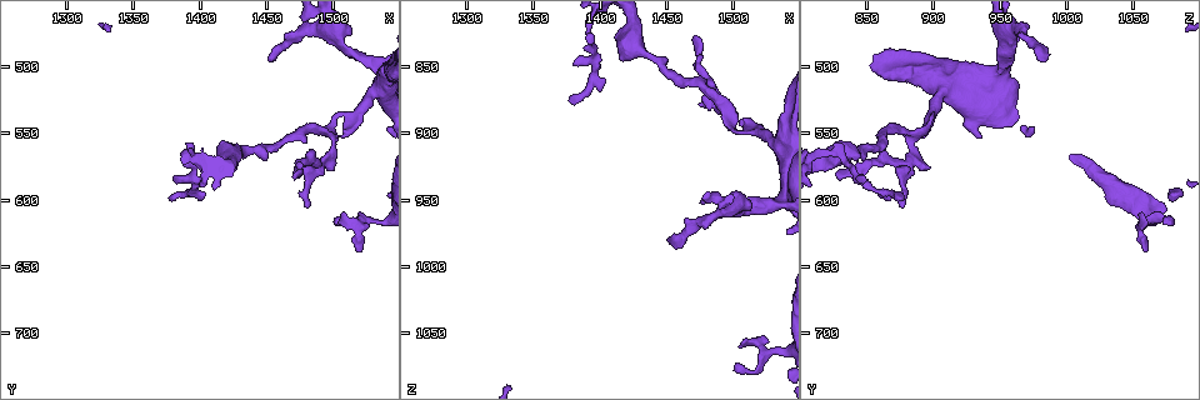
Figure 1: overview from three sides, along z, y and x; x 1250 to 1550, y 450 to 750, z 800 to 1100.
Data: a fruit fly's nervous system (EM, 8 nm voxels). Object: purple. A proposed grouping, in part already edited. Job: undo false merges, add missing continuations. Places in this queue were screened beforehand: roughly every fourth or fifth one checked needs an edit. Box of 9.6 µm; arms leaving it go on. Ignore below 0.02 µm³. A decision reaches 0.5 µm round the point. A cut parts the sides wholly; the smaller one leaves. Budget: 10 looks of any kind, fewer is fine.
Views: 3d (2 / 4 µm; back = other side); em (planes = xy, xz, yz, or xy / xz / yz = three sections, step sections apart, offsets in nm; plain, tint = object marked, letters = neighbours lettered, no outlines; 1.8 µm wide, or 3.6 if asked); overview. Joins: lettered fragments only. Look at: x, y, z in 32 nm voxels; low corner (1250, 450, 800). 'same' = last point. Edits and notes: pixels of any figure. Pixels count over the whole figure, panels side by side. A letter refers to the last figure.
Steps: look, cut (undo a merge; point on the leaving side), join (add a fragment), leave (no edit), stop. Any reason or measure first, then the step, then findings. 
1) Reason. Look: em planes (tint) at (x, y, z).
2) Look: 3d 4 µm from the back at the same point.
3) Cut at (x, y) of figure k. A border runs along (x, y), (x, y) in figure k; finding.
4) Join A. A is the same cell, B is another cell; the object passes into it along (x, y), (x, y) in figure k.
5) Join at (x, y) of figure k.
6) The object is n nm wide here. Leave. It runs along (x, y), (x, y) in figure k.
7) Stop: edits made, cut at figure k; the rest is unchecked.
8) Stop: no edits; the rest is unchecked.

Branch stops here. Look: em xy step 8 (tint) at (1520, 638, 1060).

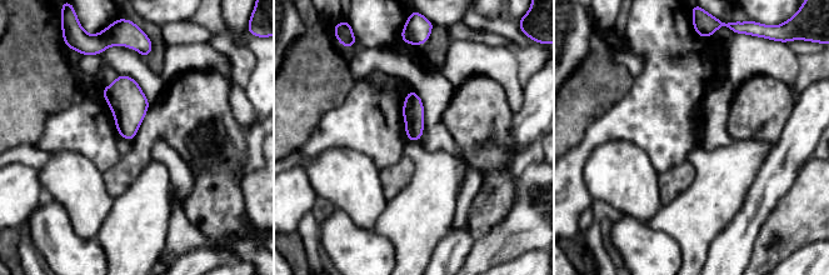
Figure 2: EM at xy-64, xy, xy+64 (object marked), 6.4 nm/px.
Another direction. Look: em planes (letters) at the same point.

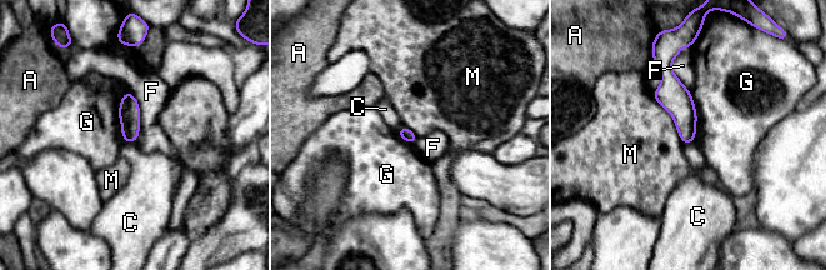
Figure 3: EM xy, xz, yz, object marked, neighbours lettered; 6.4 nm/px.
Leave. A, C, F, G and M are other cells; a border runs along (694, 140), (684, 144) in figure 3; no lettered fragment goes on from it.

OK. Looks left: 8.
Look: em xz step 8 (tint) at (1502, 554, 884).

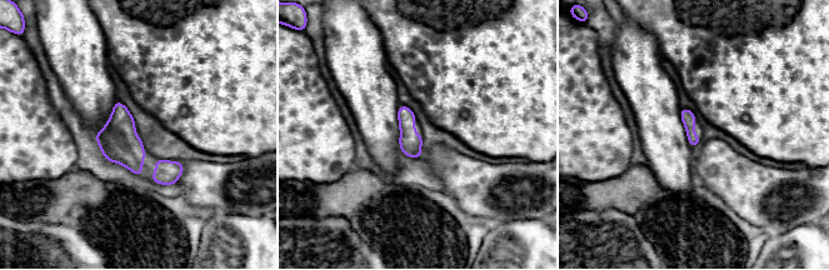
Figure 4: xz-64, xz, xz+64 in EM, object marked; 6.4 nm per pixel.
Look: em planes (tint) at the same point.

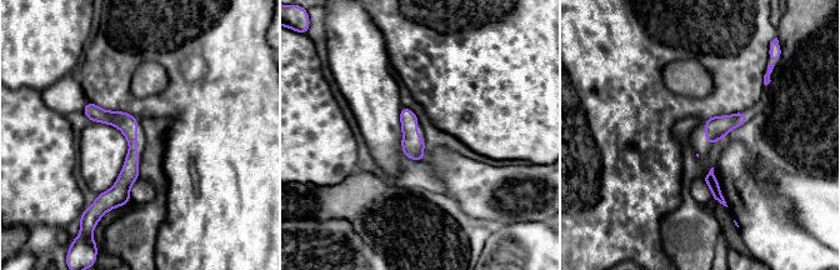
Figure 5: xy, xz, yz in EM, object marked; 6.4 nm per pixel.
What lies round it. Look: em planes (letters) at the same point.

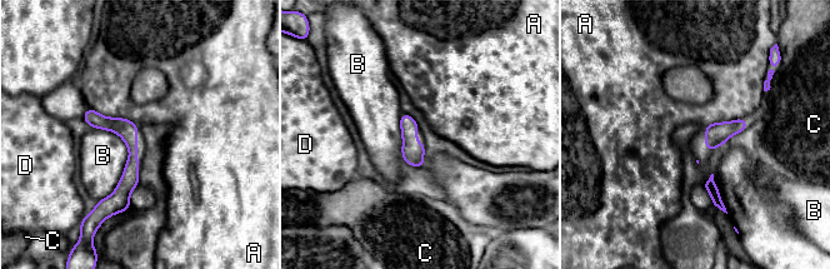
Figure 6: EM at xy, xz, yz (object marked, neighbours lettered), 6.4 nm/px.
The object is 130 nm wide here. Leave. A, B, C and D are other cells; it runs along (89, 111), (131, 142), (114, 209) in figure 6; all the same cell.

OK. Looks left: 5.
Branch stops here. Look: em xz step 16 (letters) at (1470, 584, 826).

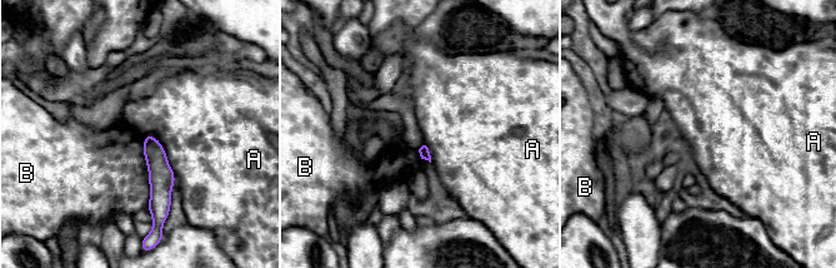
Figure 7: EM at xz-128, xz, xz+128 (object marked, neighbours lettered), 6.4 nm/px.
Cut it another way. Look: em xy step 8 (letters) at the same point.

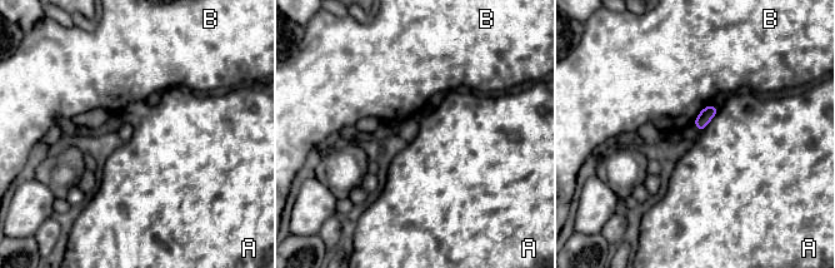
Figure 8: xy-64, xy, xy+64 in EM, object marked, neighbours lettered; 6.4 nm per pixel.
Leave. A and B are other cells; no lettered fragment goes on from it.

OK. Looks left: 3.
Branch stops here. Look: 3d 4 µm at (1478, 606, 874).

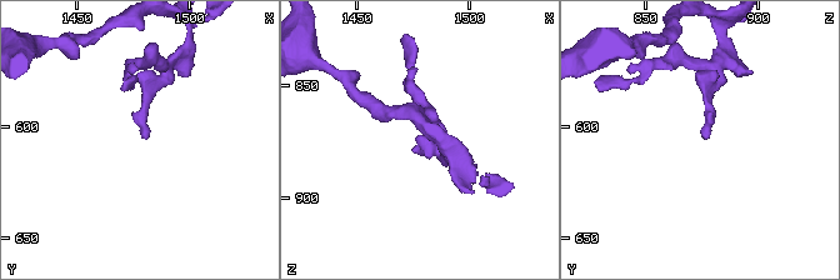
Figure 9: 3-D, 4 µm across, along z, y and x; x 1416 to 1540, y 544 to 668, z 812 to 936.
Need the tissue. Look: em planes (letters) at (1478, 606, 876).

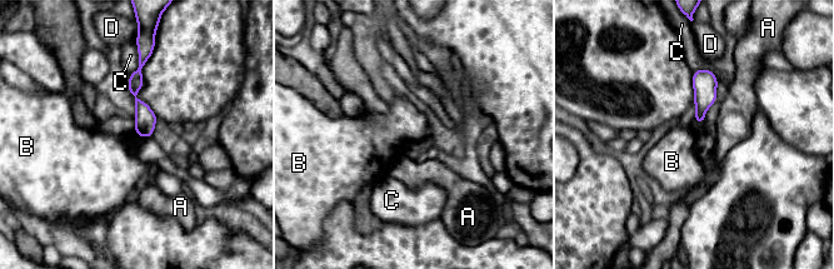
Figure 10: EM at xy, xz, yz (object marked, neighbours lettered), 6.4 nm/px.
Leave. A, B, C and D are other cells; it runs along (138, 73), (134, 96), (148, 134) in figure 10; none of them fits.

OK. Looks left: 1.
Stop: no edits; the rest is unchecked.

